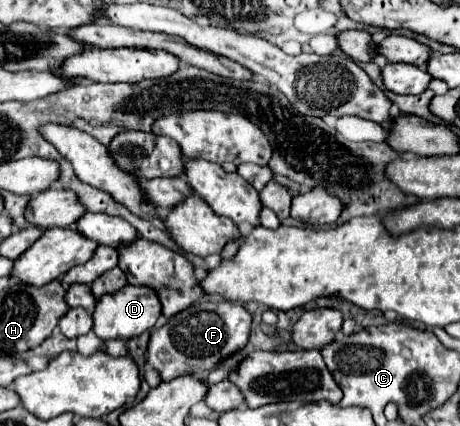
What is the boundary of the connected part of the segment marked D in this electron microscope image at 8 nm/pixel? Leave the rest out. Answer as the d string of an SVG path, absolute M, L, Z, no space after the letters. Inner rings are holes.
M127 285L125 289L119 289L117 293L109 293L109 295L105 293L105 297L97 299L97 305L93 311L93 333L103 341L131 339L151 329L155 321L159 319L159 315L161 315L161 305L153 289Z

